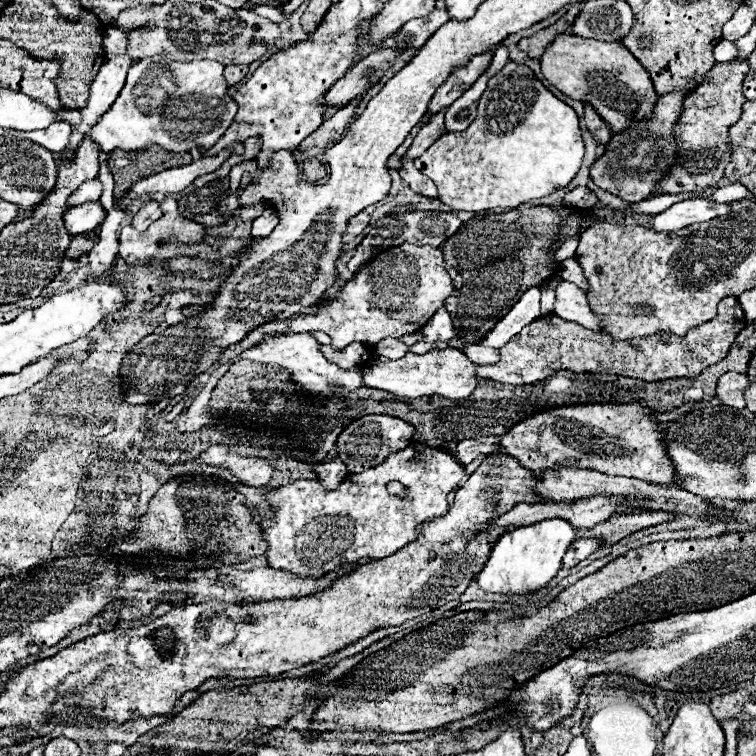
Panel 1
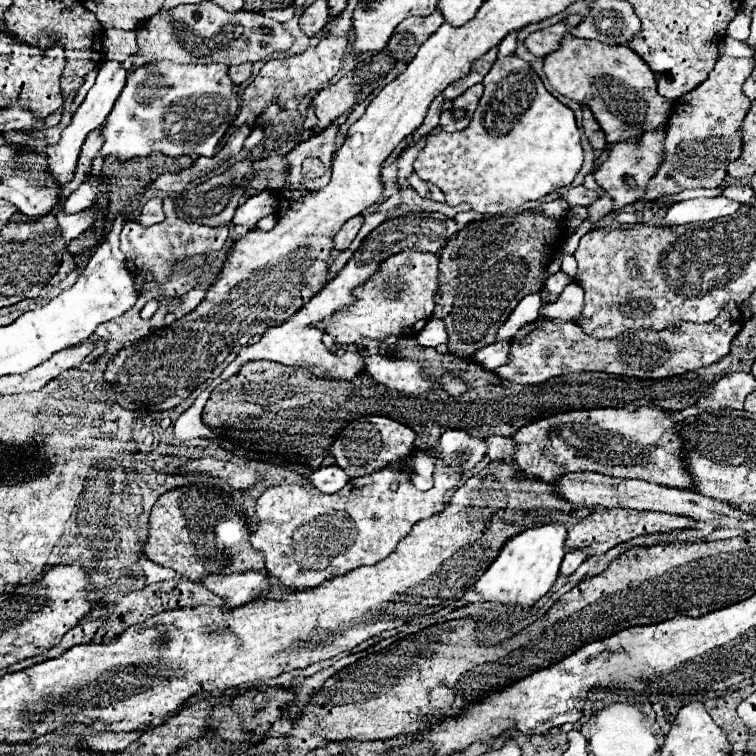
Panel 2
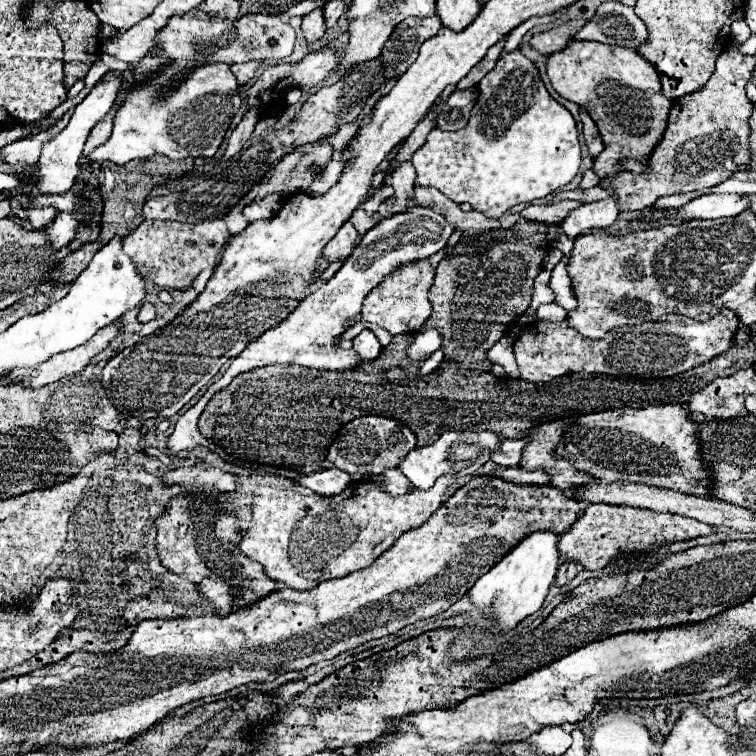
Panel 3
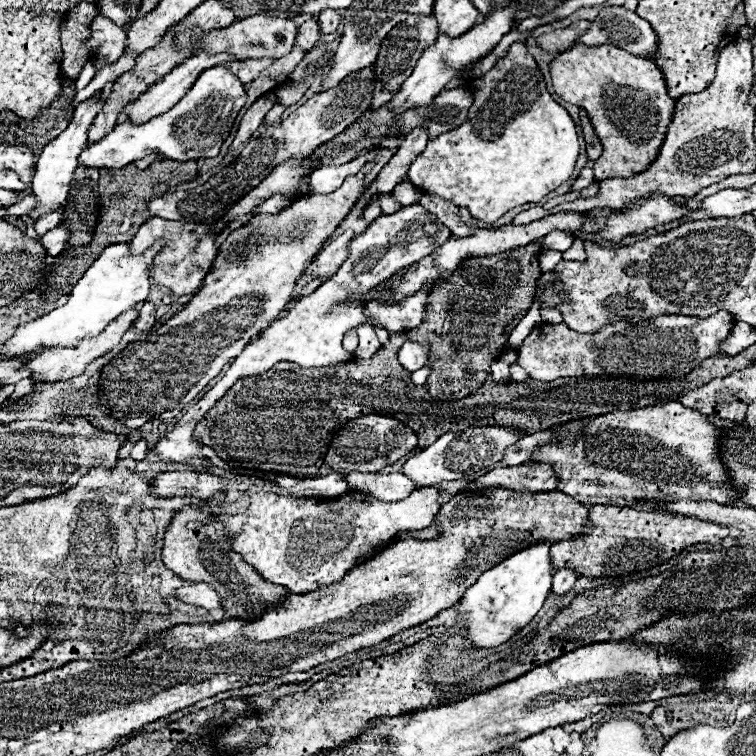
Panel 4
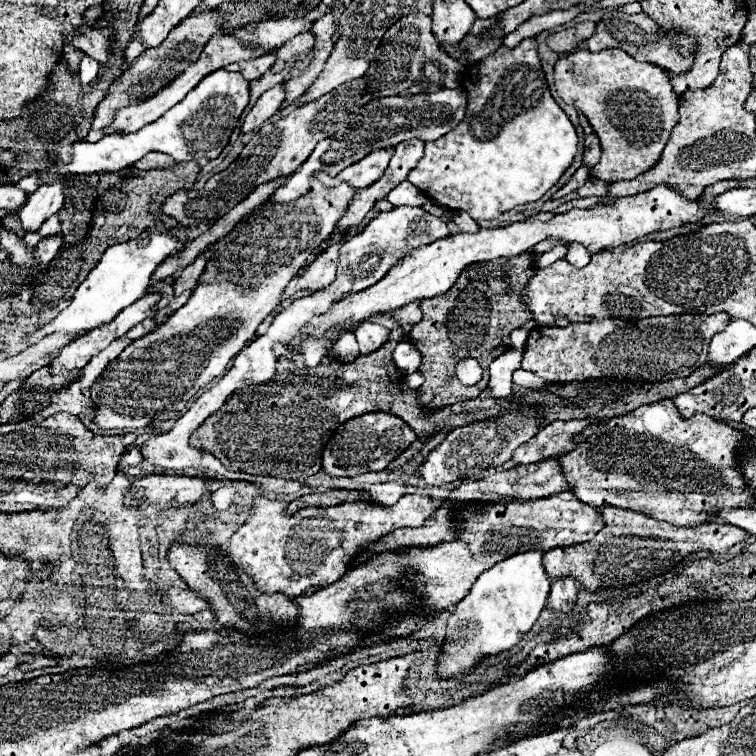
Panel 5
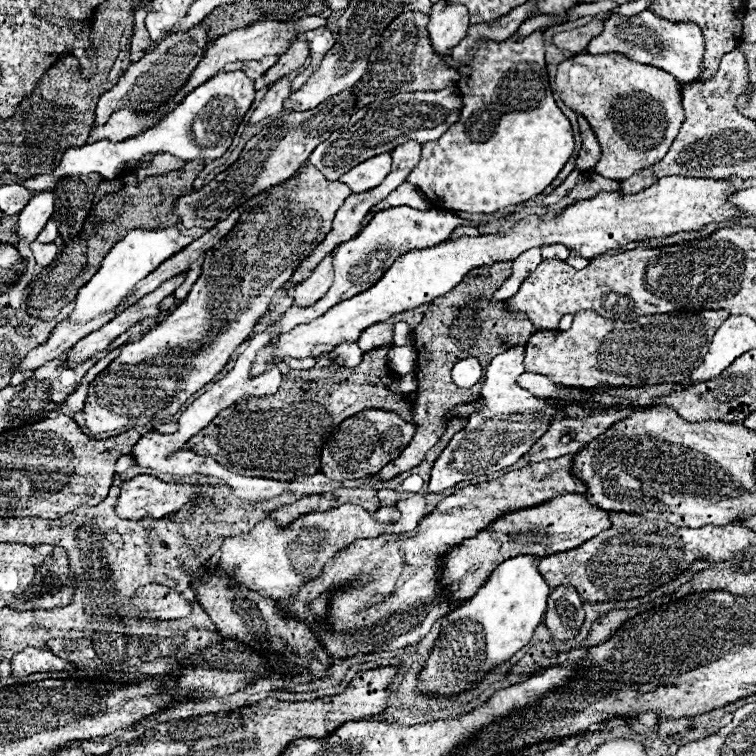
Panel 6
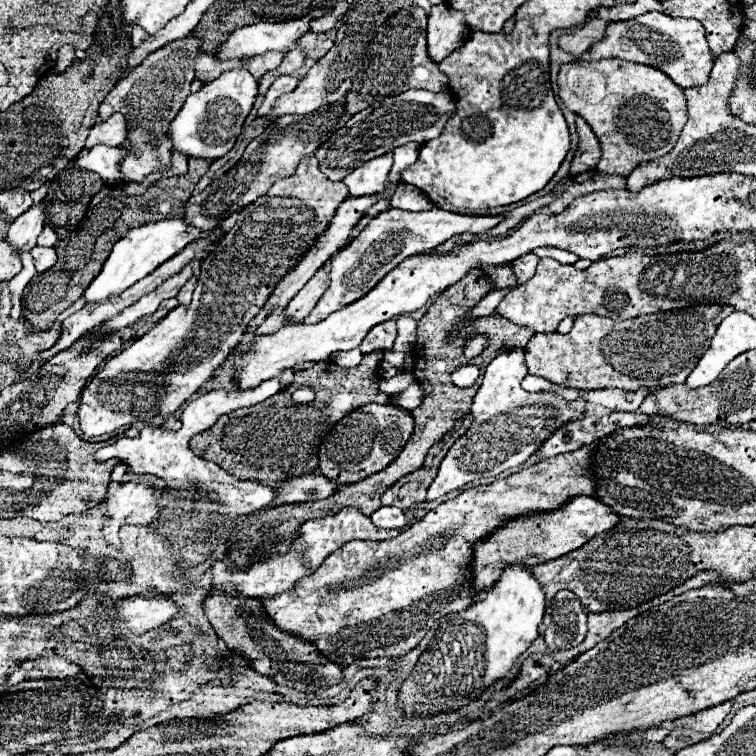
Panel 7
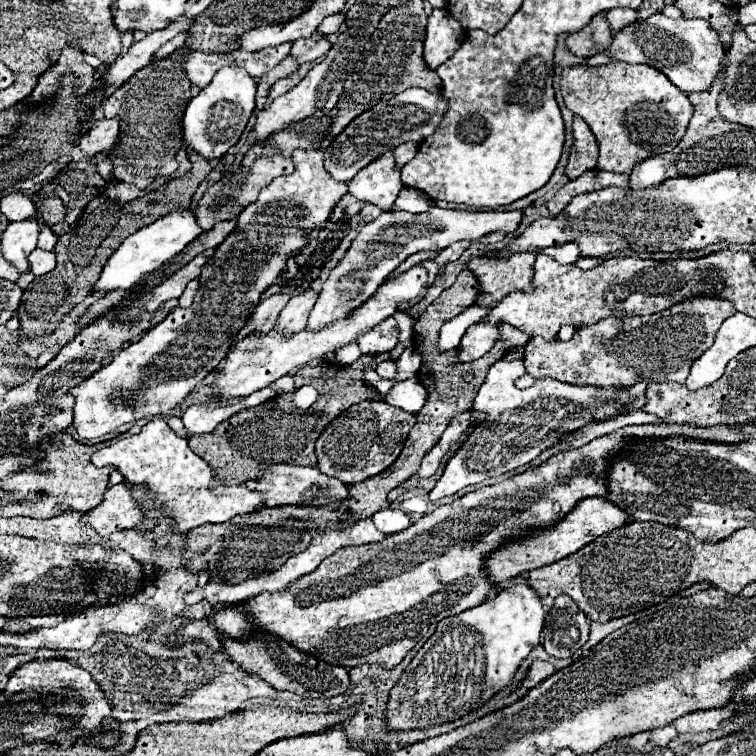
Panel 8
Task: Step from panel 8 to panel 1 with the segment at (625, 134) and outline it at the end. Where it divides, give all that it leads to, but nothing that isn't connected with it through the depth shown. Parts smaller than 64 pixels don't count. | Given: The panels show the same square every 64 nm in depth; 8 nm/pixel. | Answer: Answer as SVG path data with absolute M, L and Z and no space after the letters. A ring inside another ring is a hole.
M560 34L542 54L540 66L544 78L562 94L592 104L598 116L606 120L612 134L624 132L636 118L654 118L654 104L658 102L658 94L650 74L620 42L600 42L594 38Z

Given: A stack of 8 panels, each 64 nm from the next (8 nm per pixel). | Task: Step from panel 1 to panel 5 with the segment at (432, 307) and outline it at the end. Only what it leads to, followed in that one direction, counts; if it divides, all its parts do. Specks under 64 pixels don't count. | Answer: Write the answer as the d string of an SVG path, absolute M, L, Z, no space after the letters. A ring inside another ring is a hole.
M412 302L412 304L406 304L404 308L398 308L394 312L394 318L398 320L398 326L406 326L406 324L418 324L420 318L422 318L422 312L420 312L420 302Z

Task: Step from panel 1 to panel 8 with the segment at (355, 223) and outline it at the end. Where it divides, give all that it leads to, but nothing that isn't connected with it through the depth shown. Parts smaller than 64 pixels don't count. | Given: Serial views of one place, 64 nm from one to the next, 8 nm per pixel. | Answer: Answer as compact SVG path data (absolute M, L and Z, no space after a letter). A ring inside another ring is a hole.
M314 280L312 286L310 286L310 290L300 292L298 296L294 296L284 306L284 310L278 314L274 330L280 332L280 334L284 334L284 336L290 336L290 334L300 332L302 328L306 328L306 320L308 320L310 308L314 306L314 300L318 298L320 286L322 286L322 280Z

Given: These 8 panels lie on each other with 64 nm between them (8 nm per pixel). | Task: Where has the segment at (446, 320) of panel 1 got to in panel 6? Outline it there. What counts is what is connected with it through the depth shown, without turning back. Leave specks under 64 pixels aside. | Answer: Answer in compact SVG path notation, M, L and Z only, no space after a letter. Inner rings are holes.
M408 346L390 350L386 358L390 362L390 368L398 374L412 374L414 368L416 368L416 352Z

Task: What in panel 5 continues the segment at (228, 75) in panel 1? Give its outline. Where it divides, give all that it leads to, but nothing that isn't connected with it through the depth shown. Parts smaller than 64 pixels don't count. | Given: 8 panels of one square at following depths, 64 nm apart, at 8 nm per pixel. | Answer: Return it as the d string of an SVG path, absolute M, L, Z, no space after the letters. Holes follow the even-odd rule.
M274 54L260 56L256 60L240 61L240 73L246 80L256 80L274 66Z

